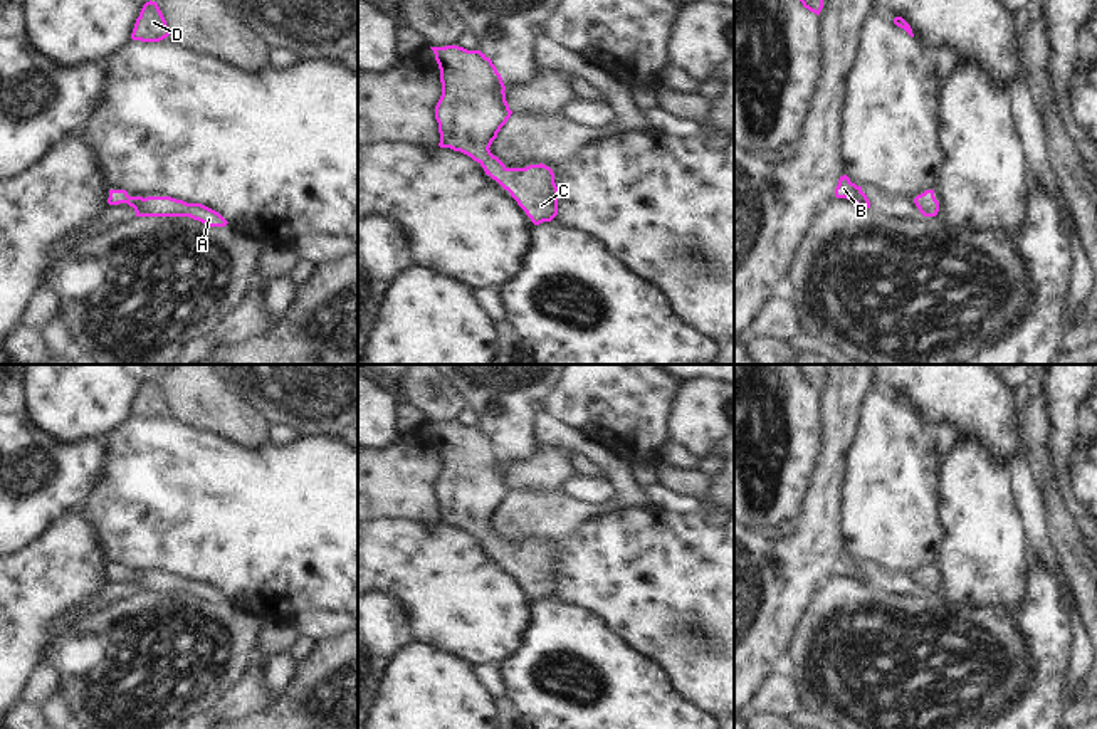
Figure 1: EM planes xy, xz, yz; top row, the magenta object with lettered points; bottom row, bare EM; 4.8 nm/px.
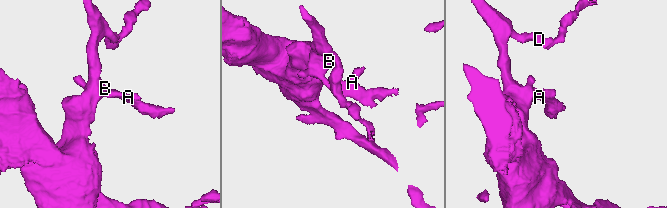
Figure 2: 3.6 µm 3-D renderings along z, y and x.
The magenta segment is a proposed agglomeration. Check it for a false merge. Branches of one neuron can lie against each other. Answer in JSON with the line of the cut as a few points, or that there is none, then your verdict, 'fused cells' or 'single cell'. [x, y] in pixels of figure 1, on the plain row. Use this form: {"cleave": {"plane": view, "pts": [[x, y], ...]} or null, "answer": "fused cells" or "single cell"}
{"cleave": null, "answer": "single cell"}

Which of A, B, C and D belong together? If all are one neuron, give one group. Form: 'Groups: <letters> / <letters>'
Groups: A B C D

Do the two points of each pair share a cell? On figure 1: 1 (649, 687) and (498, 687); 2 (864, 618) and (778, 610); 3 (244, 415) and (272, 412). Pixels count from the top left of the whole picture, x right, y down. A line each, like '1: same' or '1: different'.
1: different
2: different
3: different

